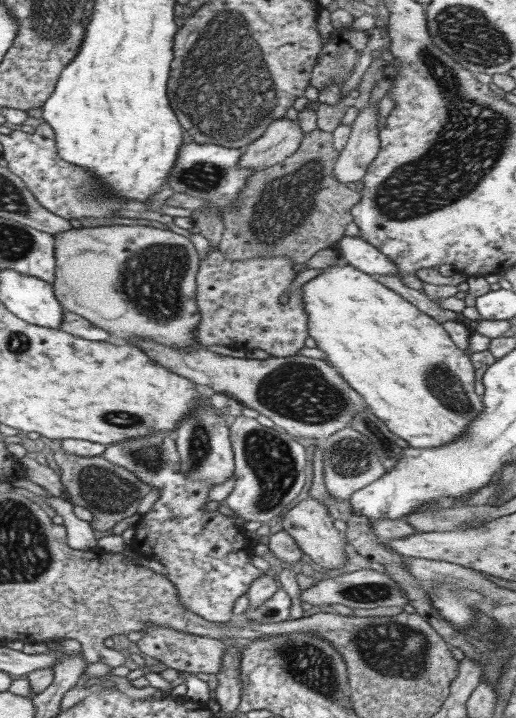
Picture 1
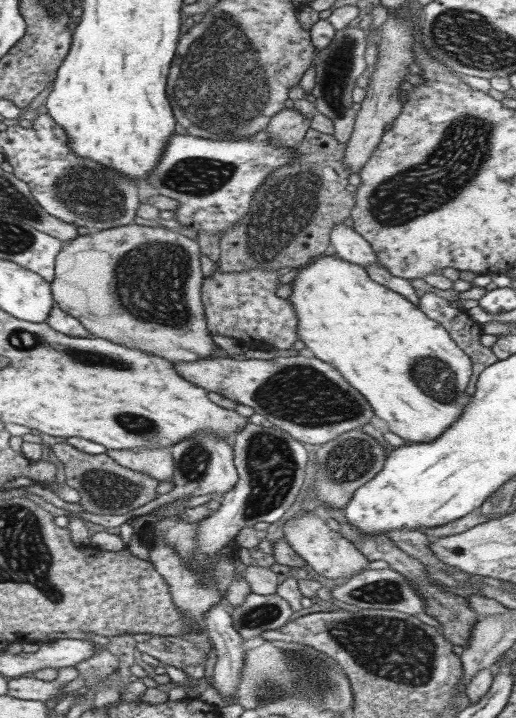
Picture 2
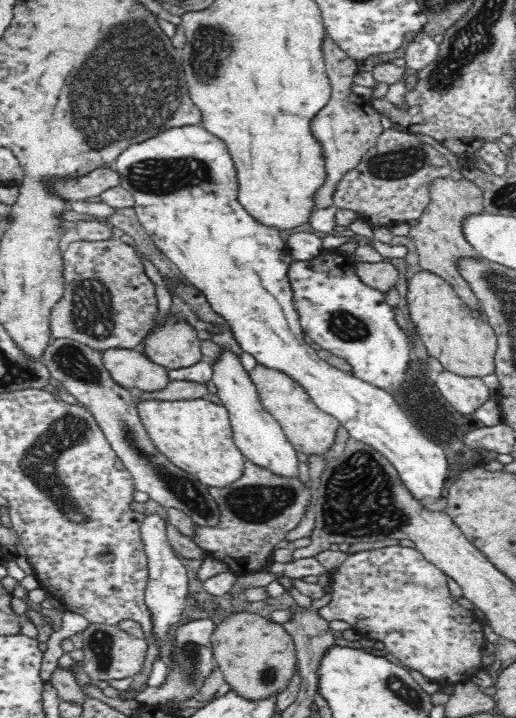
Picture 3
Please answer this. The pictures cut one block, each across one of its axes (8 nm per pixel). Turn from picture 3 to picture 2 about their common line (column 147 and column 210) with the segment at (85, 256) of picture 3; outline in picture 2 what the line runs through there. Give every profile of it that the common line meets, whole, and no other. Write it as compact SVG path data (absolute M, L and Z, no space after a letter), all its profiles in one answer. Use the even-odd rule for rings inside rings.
M219 263L211 276L202 281L201 302L210 336L227 336L250 347L275 349L285 354L299 340L298 318L288 299L278 298L278 269L250 269L222 272Z

